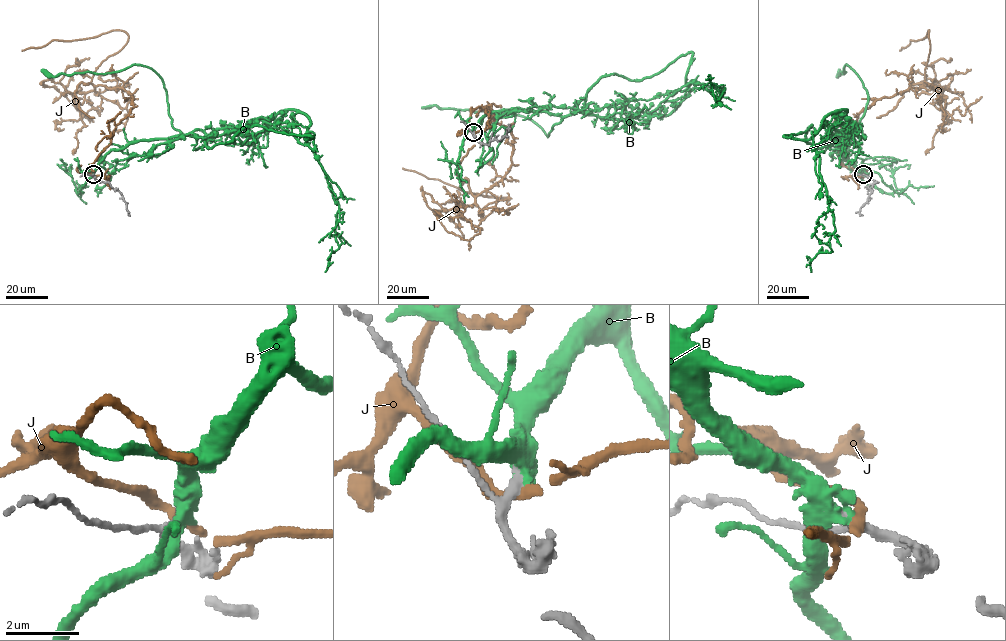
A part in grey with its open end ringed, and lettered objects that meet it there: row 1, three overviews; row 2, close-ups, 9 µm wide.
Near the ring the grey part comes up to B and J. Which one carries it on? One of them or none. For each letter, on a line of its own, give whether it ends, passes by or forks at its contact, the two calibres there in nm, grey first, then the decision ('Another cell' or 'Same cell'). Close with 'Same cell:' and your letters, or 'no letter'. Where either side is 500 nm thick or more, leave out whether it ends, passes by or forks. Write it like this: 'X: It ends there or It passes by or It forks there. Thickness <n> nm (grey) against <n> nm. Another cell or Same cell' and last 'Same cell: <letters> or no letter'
B: It passes by. Thickness 320 nm (grey) against 480 nm. Same cell
J: It passes by. Thickness 280 nm (grey) against 240 nm. Another cell
Same cell: B

